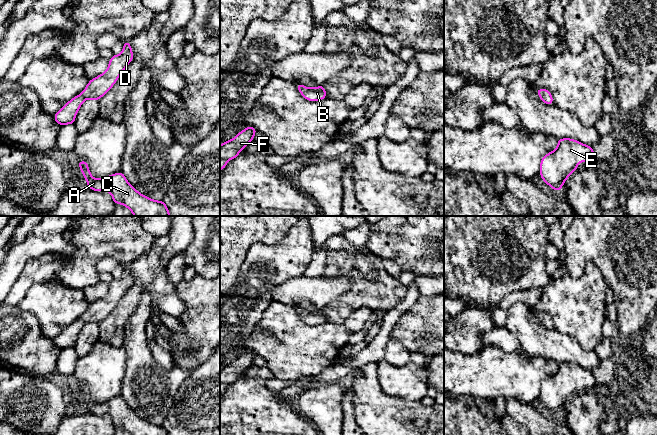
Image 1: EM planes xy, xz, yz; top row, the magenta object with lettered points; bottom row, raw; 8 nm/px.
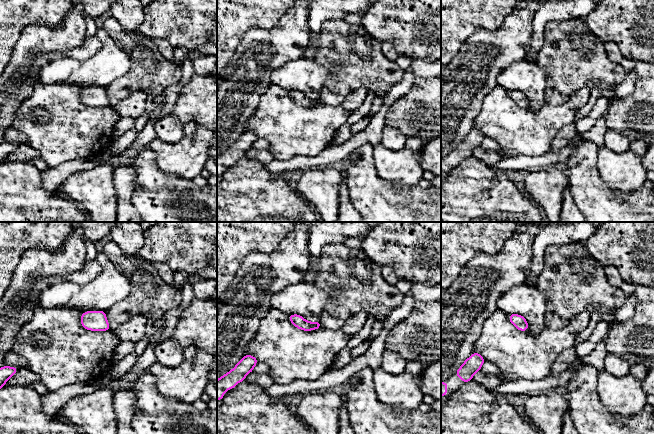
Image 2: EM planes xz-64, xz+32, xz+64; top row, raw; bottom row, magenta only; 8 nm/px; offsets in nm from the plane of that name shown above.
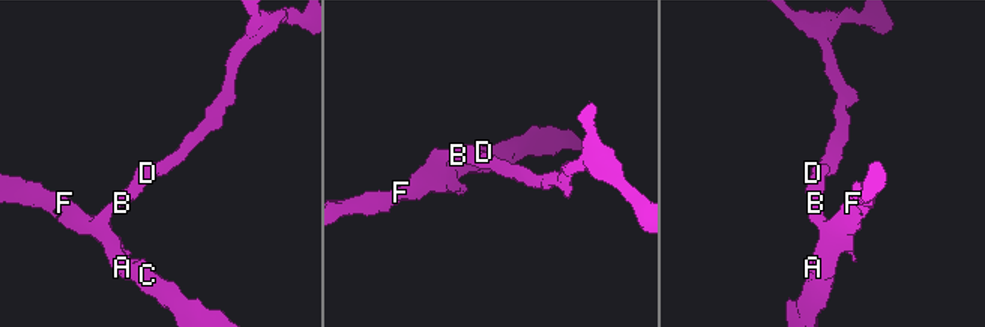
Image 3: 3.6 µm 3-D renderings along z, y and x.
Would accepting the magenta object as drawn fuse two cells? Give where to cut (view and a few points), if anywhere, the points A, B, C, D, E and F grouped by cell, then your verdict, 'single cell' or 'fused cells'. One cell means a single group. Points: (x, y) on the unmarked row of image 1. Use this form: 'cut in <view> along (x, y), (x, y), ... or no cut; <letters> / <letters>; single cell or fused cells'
no cut; A B C D E F; single cell

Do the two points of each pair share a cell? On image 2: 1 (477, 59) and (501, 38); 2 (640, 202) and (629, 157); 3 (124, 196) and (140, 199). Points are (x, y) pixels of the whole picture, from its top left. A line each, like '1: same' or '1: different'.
1: same
2: different
3: different

